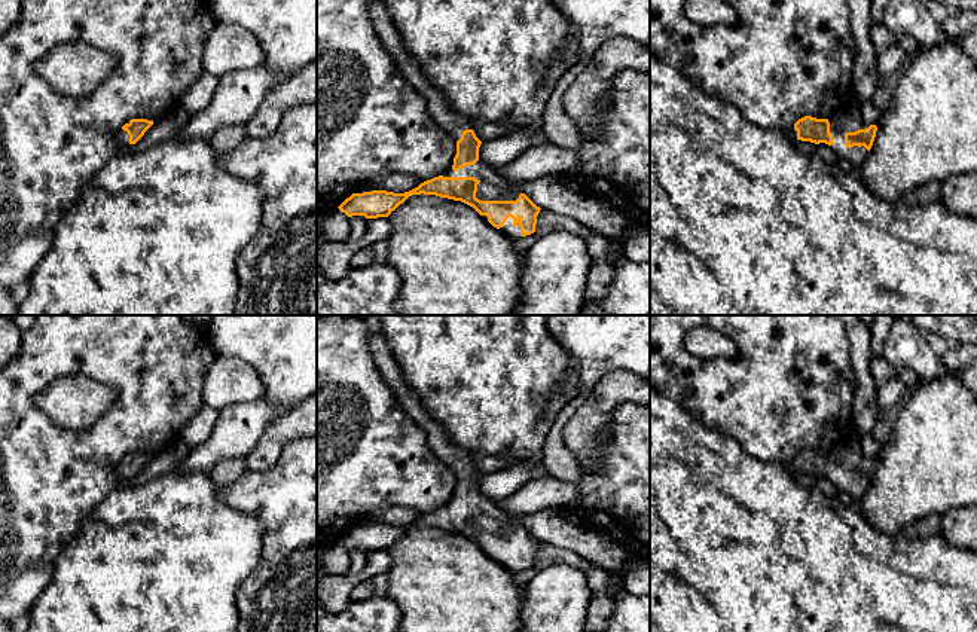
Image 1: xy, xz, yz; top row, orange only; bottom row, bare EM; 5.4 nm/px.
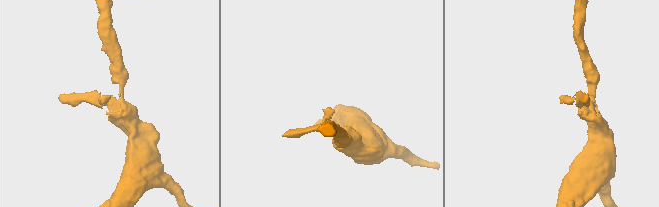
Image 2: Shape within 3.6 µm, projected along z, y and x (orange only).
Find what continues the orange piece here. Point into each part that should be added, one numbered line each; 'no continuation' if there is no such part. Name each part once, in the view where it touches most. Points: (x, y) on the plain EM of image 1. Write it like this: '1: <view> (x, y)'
1: xz (448, 452)
2: xz (492, 519)

